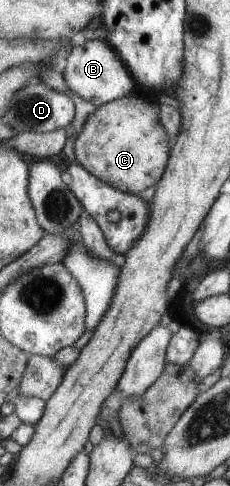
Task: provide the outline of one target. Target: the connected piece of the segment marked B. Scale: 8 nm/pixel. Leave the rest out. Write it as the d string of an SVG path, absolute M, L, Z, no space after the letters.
M101 39L87 40L80 46L74 45L64 60L64 70L61 72L66 88L92 106L100 106L133 92L134 82L122 59L116 56L112 46Z

